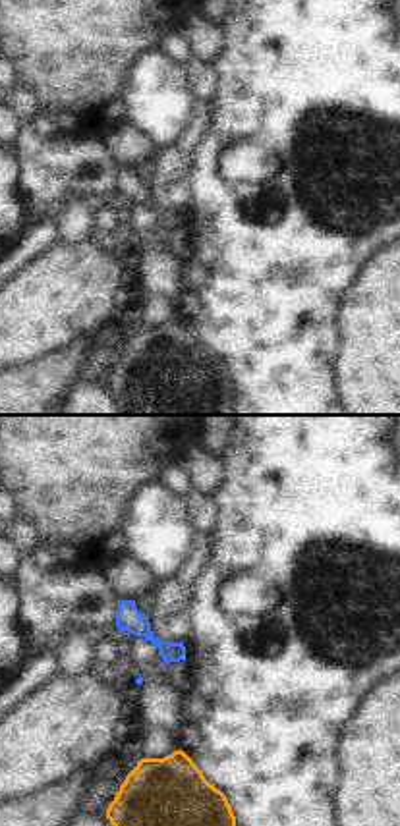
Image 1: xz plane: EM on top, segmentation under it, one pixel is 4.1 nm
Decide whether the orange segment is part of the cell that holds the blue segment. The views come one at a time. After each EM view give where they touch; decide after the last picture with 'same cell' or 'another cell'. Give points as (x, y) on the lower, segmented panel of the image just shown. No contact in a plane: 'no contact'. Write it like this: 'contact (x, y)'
contact (184, 655)

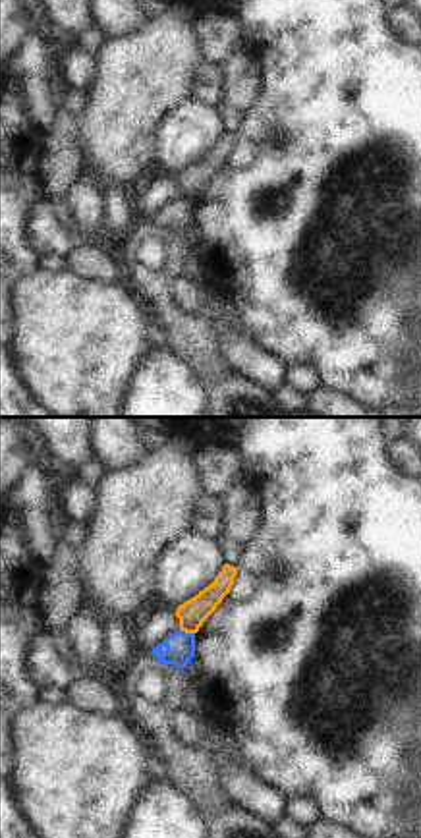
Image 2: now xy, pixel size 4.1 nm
contact (188, 634)

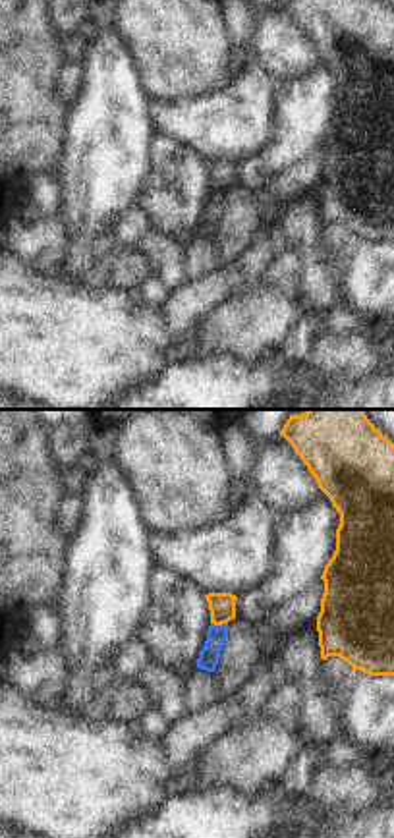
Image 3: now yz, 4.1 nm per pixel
contact (219, 626)

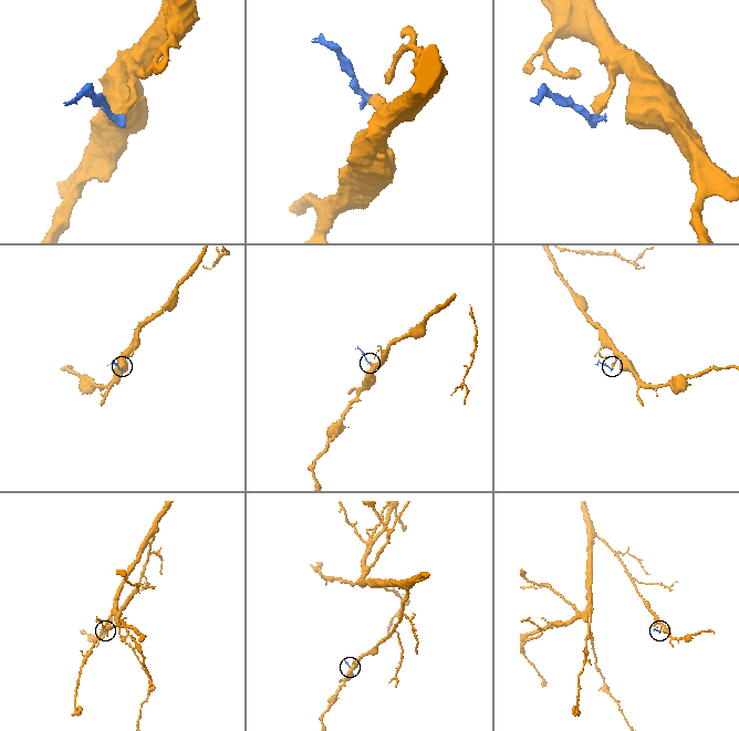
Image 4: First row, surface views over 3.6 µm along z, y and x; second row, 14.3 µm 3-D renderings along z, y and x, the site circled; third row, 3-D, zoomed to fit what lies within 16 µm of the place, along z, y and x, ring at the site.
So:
another cell

